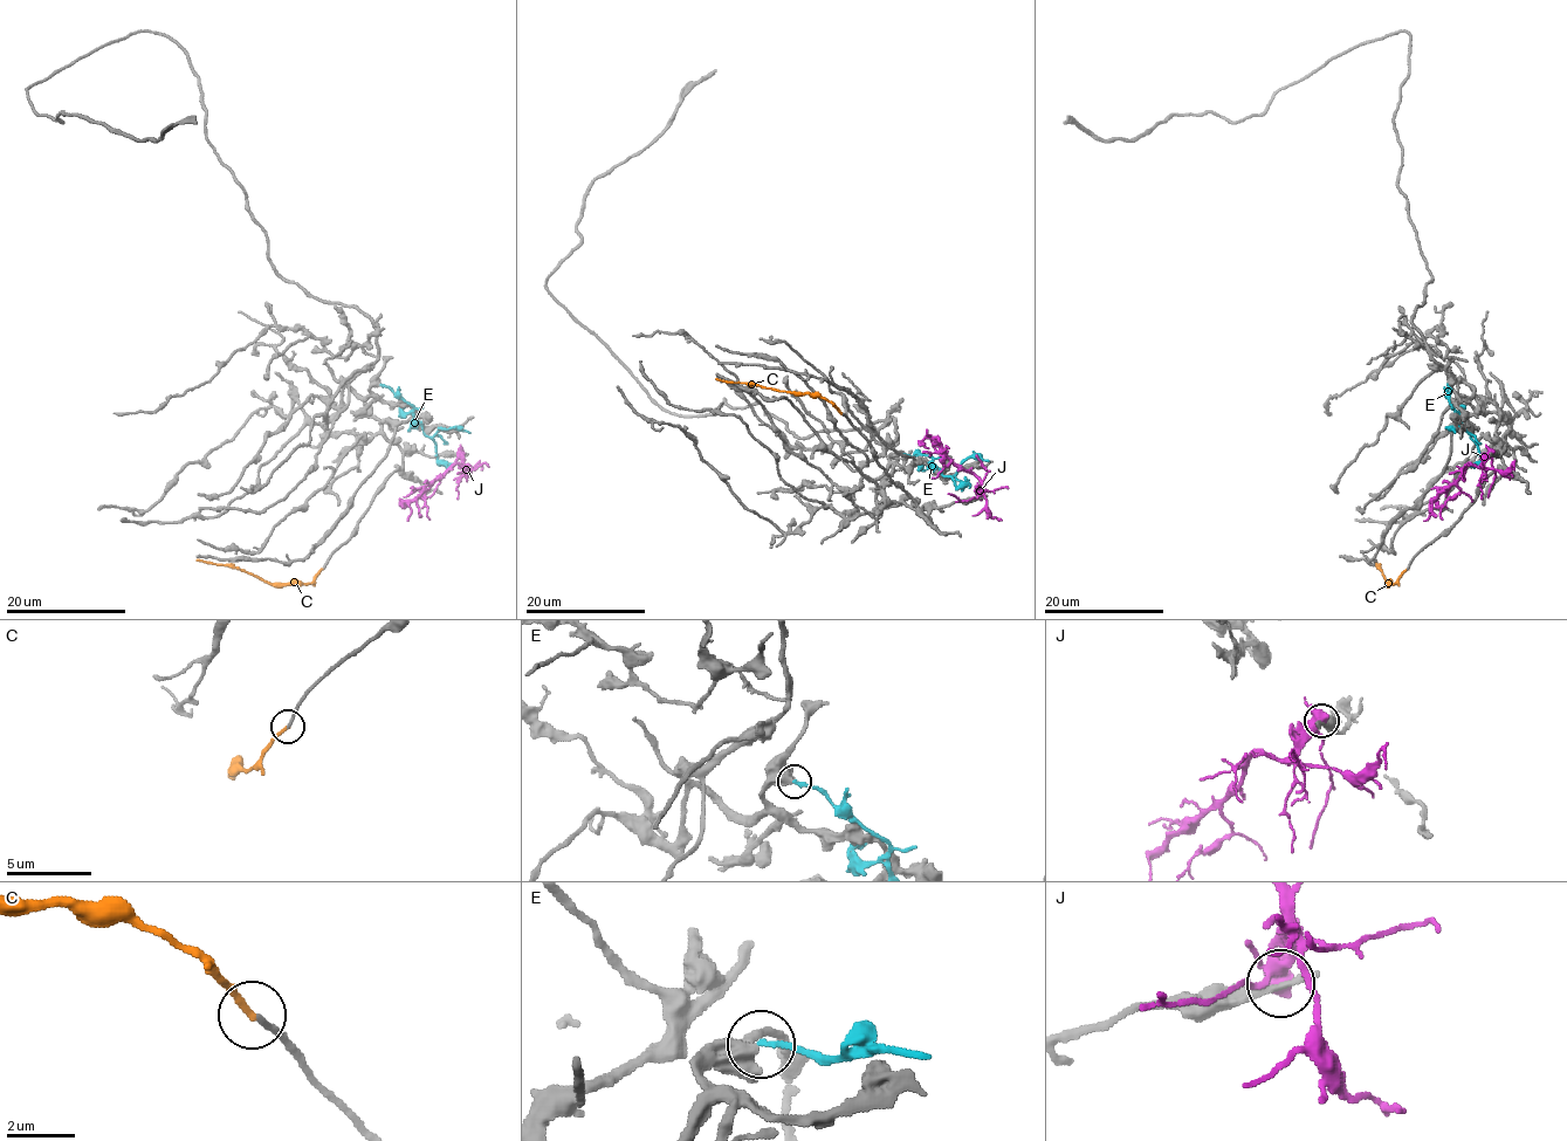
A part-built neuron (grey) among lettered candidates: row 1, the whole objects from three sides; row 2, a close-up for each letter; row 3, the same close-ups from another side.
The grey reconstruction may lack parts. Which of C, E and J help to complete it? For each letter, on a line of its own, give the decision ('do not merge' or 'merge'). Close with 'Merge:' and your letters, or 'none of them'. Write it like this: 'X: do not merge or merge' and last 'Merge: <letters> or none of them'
C: merge
E: do not merge
J: do not merge
Merge: C

